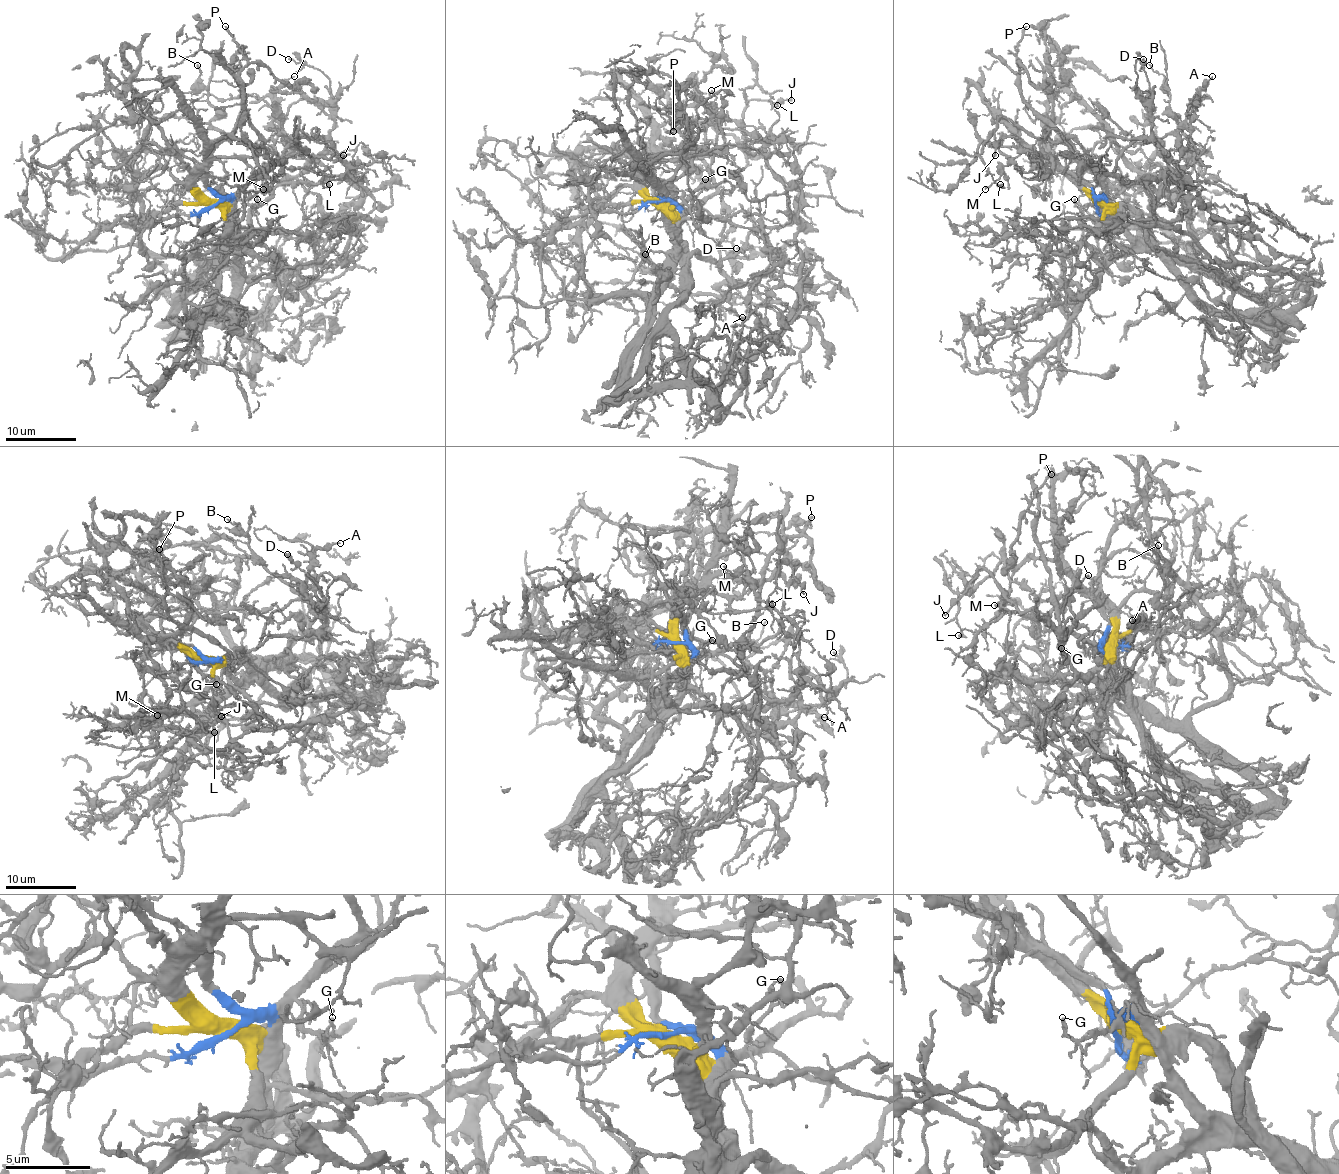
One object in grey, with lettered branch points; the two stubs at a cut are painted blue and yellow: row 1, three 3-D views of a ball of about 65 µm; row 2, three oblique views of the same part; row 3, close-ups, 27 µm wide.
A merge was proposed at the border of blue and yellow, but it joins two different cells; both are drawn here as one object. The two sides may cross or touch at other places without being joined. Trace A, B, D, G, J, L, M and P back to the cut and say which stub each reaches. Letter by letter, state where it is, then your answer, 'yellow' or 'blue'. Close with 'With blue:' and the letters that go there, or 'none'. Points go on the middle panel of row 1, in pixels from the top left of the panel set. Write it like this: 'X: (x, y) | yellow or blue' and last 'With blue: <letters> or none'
A: (742, 317) | blue
B: (645, 254) | yellow
D: (736, 248) | yellow
G: (705, 179) | blue
J: (791, 100) | blue
L: (777, 105) | blue
M: (711, 90) | yellow
P: (673, 131) | blue
With blue: A, G, J, L, P

